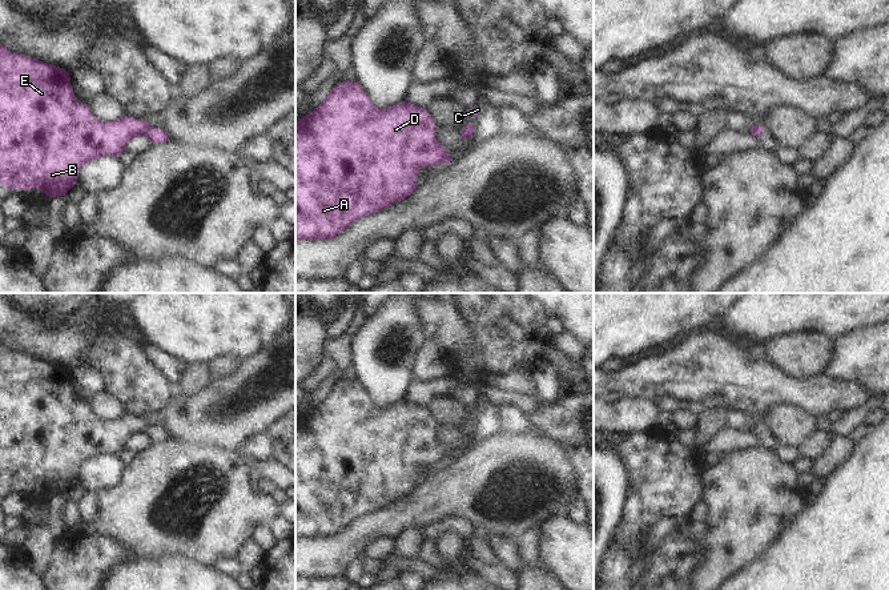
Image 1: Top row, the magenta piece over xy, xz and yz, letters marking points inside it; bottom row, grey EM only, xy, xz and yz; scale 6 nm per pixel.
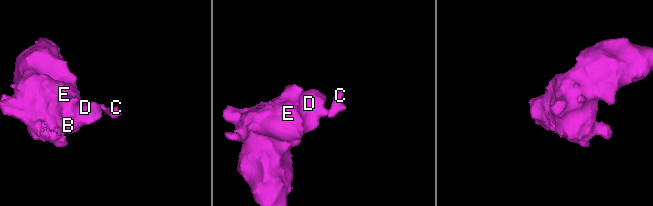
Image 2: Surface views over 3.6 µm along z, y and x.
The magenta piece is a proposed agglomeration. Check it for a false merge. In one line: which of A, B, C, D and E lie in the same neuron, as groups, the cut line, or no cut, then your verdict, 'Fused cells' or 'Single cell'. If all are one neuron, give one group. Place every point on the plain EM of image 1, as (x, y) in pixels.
Groups: A B D E / C. Split along xy (147, 424), (141, 430). Fused cells.

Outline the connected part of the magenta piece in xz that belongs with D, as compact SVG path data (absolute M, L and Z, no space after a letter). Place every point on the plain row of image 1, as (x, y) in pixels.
M355 380L335 382L314 410L295 420L295 539L333 537L357 517L411 493L418 486L418 466L435 465L447 454L446 446L434 437L435 428L426 406L403 398L379 410Z

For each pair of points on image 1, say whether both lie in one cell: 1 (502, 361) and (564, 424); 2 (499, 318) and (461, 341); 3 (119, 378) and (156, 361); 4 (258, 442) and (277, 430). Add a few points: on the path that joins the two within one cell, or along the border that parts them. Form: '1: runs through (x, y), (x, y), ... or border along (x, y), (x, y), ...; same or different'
1: border along (530, 373), (510, 372), (487, 376); different
2: border along (457, 306), (478, 346), (478, 350), (469, 358); different
3: border along (141, 348), (147, 360), (171, 386); different
4: border along (264, 434), (270, 445), (272, 458); different

